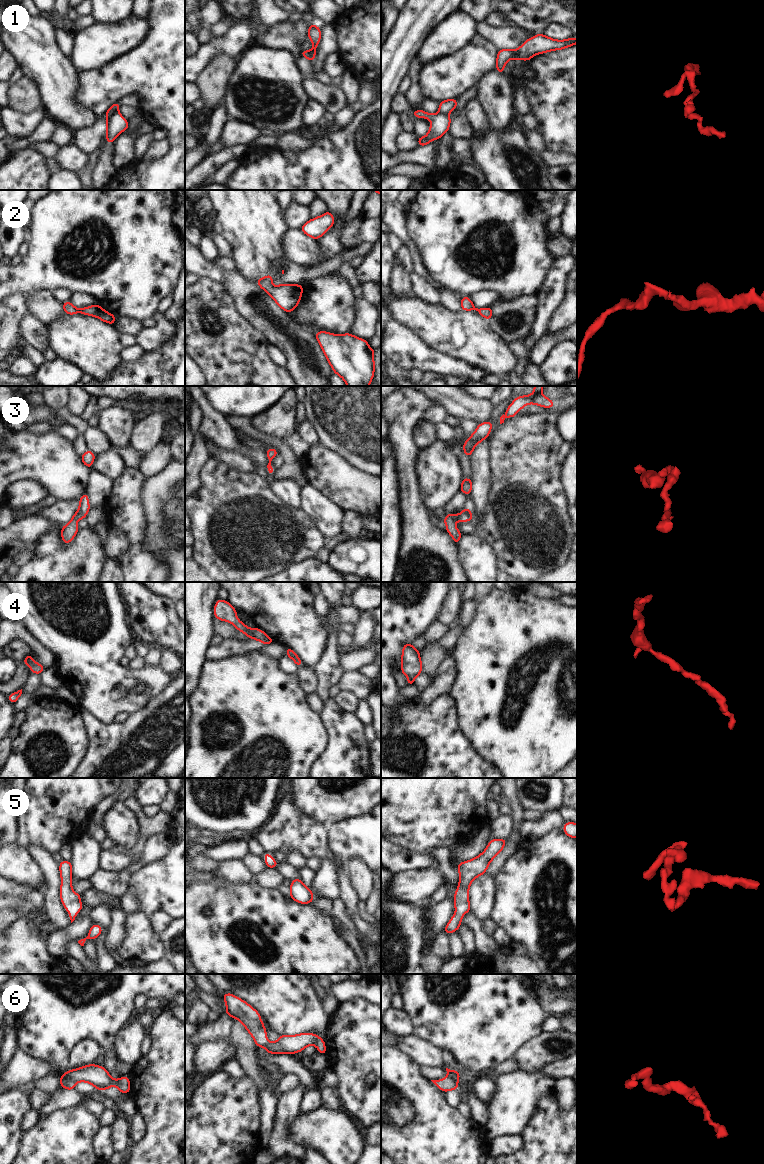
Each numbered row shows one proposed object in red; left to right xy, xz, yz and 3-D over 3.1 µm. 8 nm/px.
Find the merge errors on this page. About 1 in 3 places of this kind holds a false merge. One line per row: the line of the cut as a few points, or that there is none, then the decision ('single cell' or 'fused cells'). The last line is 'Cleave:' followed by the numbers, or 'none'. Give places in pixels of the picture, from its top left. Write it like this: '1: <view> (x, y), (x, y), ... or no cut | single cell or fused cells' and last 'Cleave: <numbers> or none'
1: xy (117, 111), (108, 118) | fused cells
2: no cut | single cell
3: no cut | single cell
4: no cut | single cell
5: no cut | single cell
6: xy (65, 1074), (75, 1082) | fused cells
Cleave: 1, 6

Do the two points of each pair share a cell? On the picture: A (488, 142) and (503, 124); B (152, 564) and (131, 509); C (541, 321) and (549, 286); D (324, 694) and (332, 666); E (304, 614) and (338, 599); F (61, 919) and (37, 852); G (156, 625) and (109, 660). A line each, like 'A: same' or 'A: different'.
A: different
B: same
C: same
D: same
E: different
F: same
G: different

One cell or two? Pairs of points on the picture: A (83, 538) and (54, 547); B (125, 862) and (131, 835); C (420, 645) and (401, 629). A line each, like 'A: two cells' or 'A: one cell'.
A: one cell
B: two cells
C: two cells

